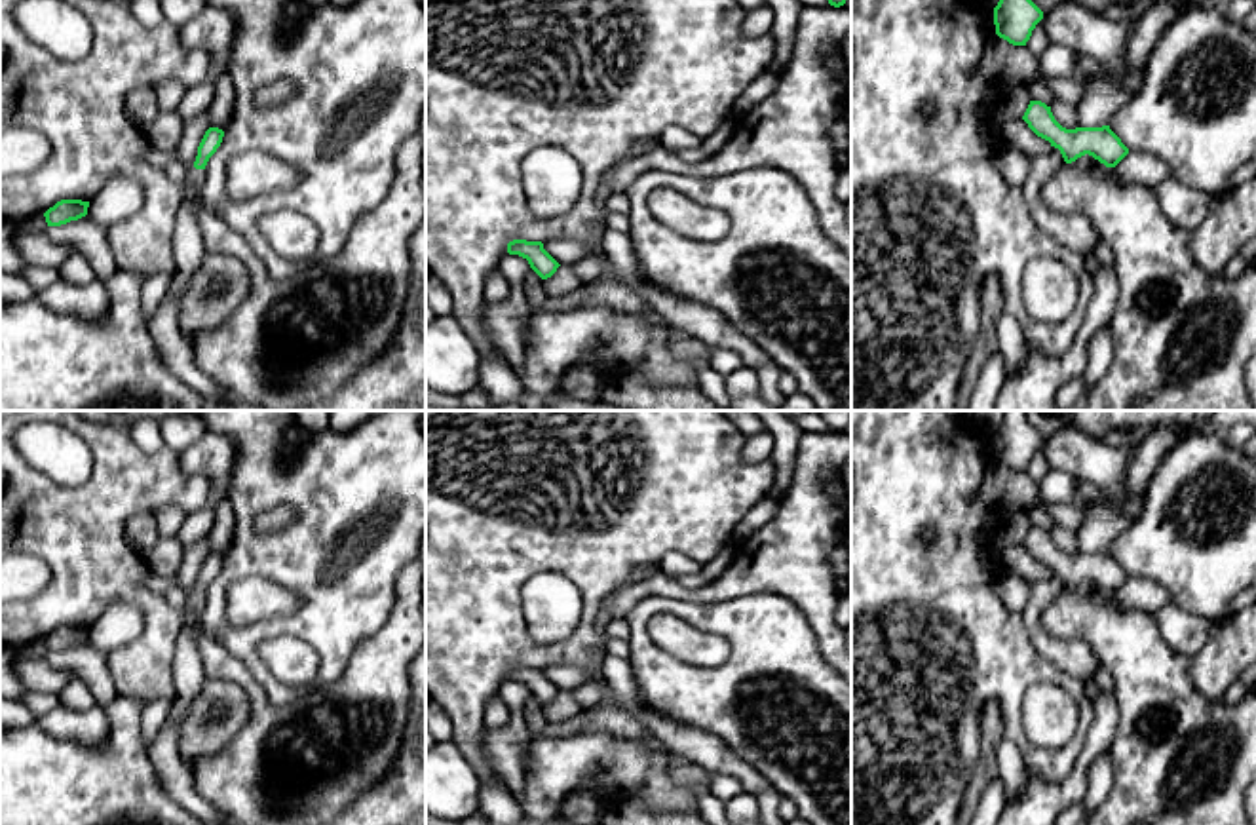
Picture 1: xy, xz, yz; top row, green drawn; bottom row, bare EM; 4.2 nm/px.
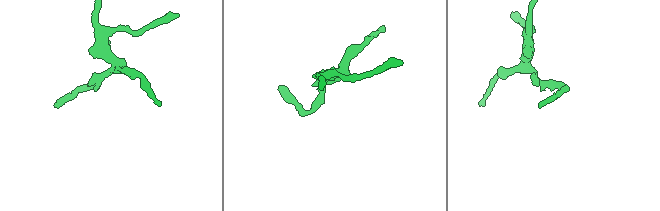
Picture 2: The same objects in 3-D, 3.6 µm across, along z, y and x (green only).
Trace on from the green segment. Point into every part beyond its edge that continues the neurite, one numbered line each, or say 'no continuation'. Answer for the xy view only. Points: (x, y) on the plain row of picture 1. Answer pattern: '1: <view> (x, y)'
1: xy (194, 603)

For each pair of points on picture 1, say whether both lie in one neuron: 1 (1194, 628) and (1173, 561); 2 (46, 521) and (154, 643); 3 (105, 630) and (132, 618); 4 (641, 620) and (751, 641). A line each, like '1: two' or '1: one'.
1: two
2: one
3: one
4: one

